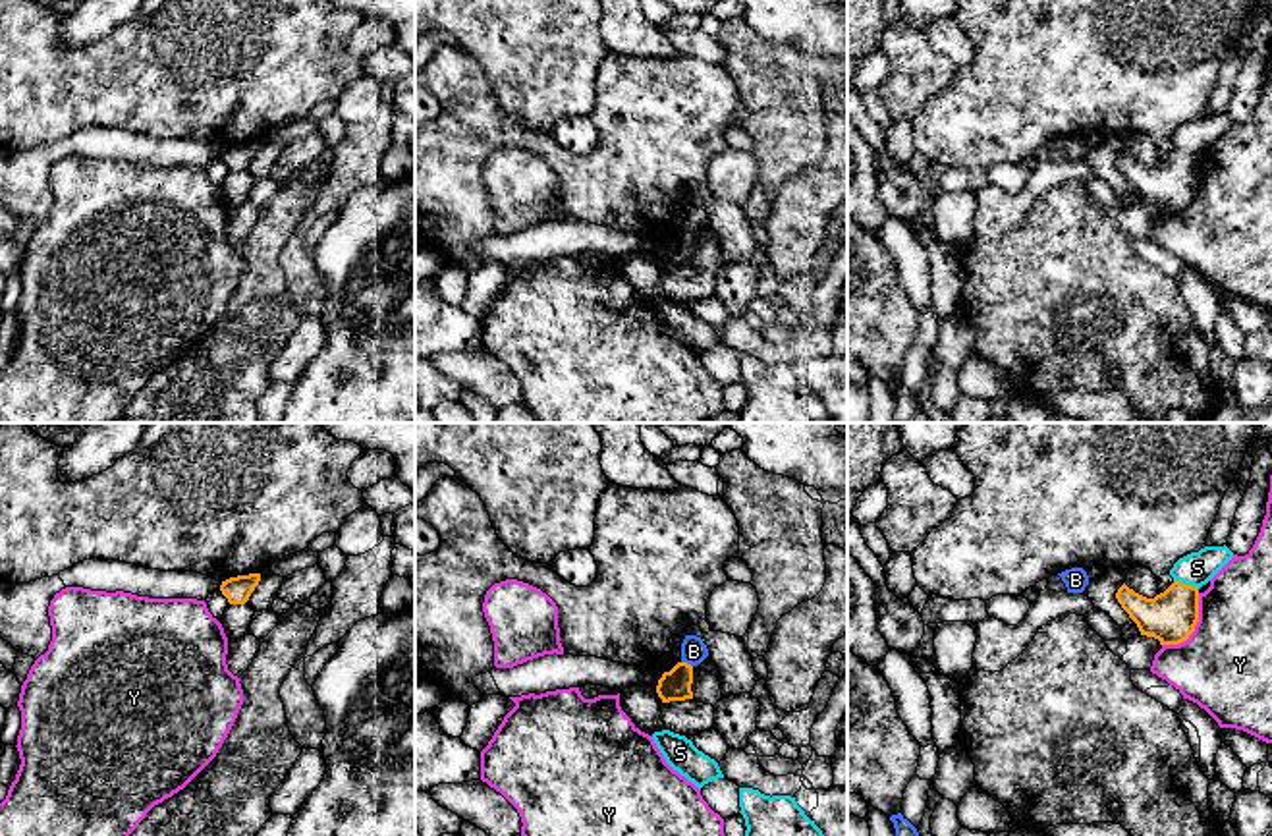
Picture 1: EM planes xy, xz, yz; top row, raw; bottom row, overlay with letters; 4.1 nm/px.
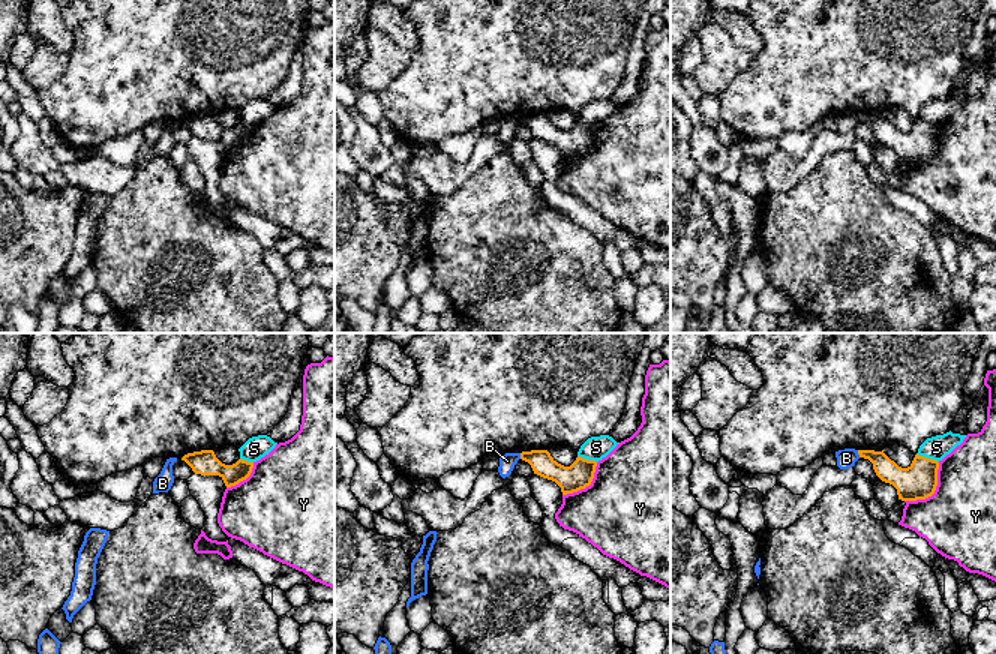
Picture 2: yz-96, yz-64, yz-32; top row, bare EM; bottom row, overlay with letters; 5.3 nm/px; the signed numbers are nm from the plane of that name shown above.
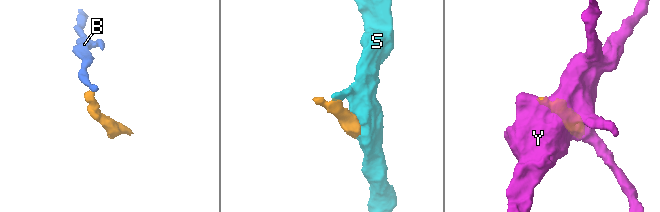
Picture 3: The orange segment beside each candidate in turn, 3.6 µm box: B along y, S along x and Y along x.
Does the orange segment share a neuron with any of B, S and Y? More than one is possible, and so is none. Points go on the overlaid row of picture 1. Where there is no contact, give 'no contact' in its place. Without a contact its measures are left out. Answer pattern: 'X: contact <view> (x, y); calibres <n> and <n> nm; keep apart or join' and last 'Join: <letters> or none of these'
B: contact xz (686, 663); calibres 130 and 110 nm; keep apart
S: contact yz (1186, 585); calibres 220 and 140 nm; keep apart
Y: contact yz (1193, 628); calibres 220 and 380 nm; keep apart
Join: none of these

